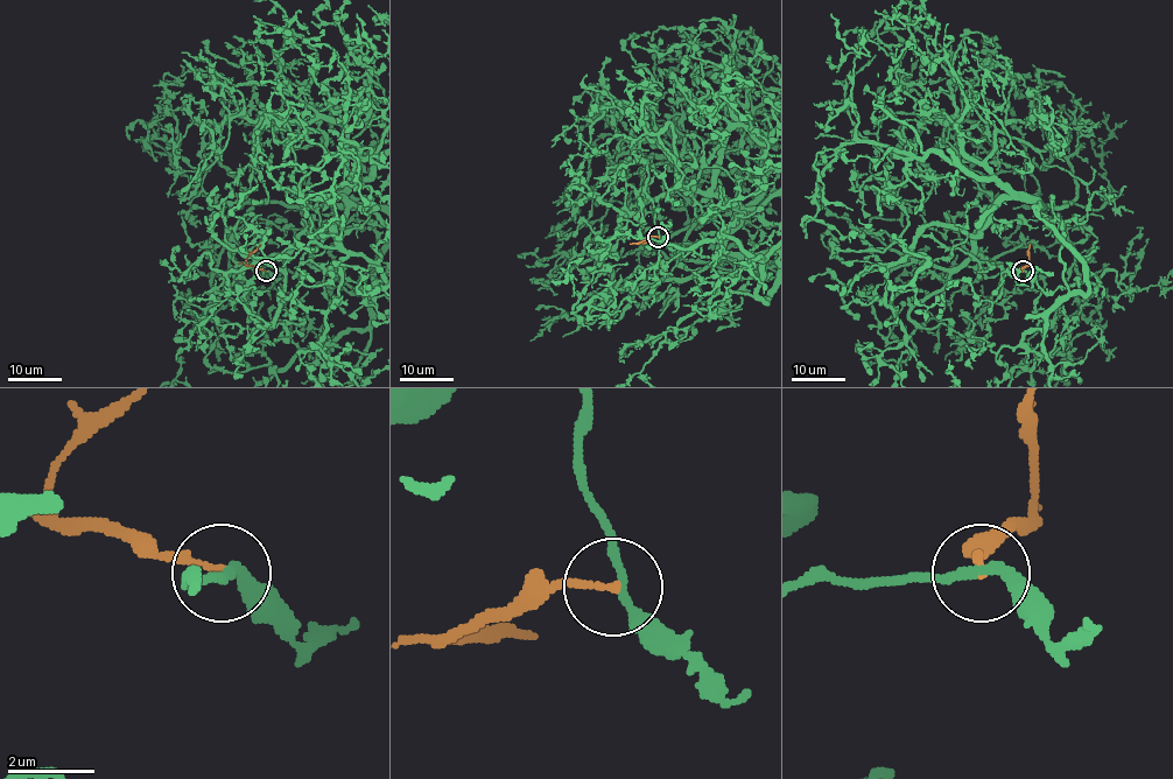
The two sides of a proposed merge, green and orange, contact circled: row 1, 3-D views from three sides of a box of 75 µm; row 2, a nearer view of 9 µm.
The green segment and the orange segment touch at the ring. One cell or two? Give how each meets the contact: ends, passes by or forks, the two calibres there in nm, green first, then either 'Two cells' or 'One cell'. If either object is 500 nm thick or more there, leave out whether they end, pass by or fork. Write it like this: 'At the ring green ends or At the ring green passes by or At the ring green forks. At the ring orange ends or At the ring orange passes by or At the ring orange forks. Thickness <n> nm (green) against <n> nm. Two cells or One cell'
At the ring green passes by. At the ring orange ends. Thickness 200 nm (green) against 140 nm. Two cells

